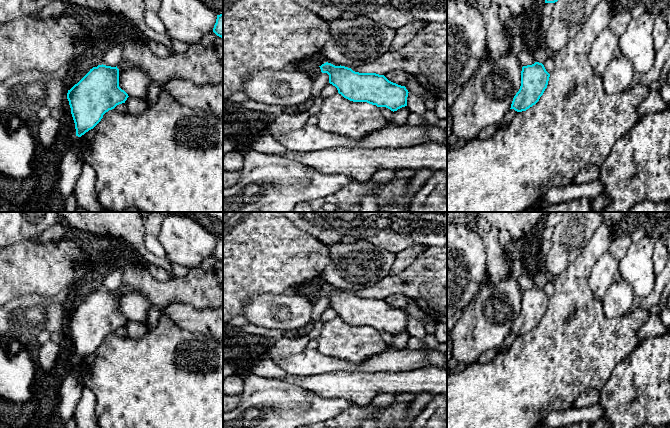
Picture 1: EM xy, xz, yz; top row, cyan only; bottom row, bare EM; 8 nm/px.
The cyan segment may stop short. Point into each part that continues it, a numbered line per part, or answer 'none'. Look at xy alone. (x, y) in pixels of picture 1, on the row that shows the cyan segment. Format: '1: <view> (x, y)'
none

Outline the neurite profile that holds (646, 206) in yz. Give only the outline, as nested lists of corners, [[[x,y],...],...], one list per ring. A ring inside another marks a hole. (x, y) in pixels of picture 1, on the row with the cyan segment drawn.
[[[670,200],[661,203],[640,202],[634,205],[629,212],[670,212]]]

